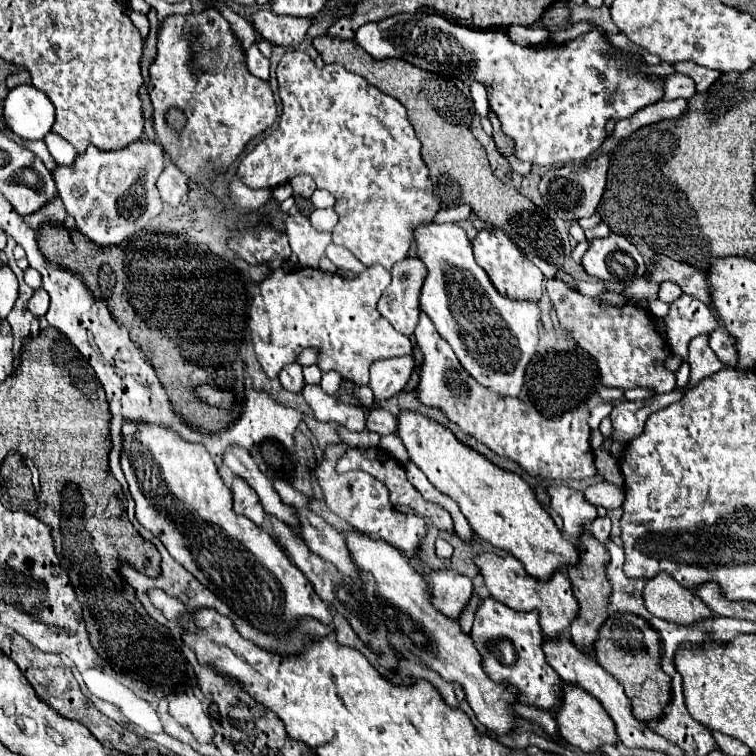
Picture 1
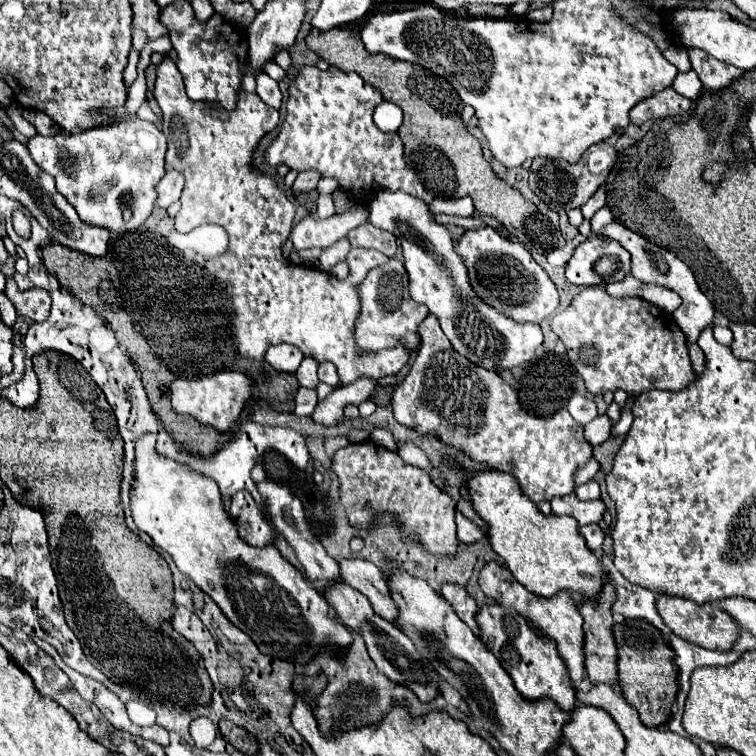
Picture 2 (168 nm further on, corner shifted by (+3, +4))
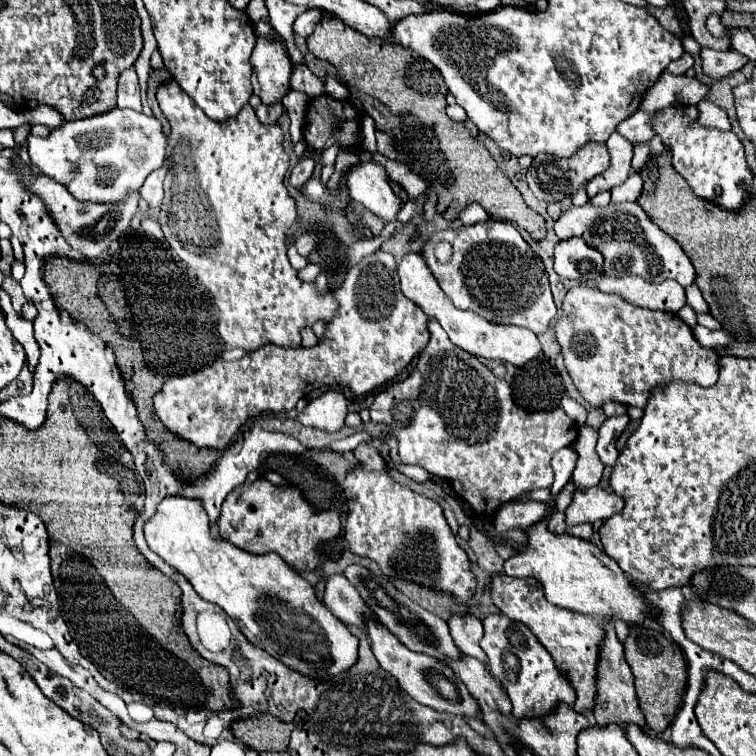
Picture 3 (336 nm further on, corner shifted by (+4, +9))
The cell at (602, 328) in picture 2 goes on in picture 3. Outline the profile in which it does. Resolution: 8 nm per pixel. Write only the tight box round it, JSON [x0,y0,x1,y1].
[555,286,719,408]

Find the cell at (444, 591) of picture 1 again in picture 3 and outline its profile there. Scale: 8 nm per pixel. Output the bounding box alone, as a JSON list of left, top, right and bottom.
[449,614,487,666]

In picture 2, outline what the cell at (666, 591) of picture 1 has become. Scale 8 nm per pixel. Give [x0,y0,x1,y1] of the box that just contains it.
[656,597,740,651]

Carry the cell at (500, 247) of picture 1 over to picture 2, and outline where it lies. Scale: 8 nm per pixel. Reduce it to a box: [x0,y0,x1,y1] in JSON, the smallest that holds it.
[456,227,558,323]

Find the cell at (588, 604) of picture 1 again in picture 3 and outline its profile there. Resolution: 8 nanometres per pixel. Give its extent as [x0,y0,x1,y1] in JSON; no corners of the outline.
[593,622,647,730]

